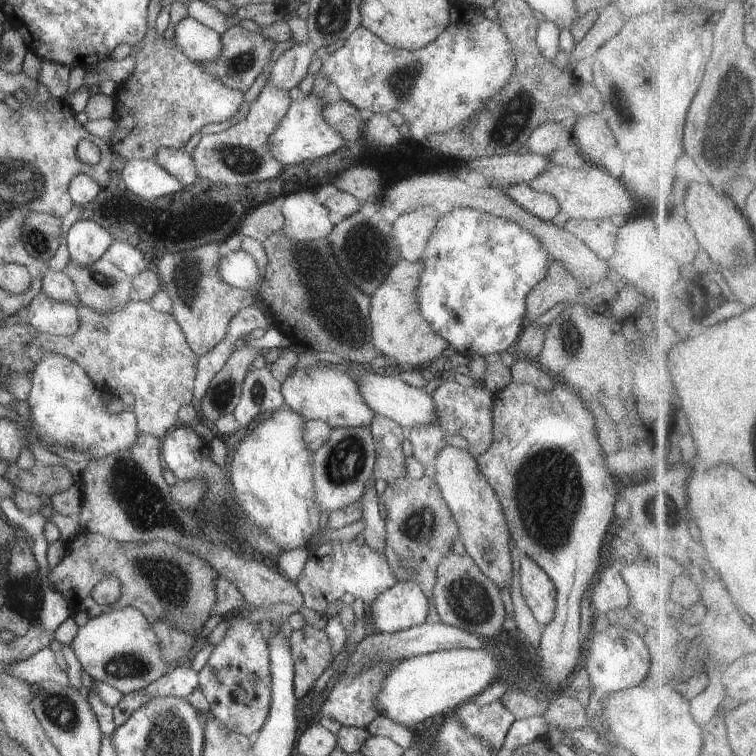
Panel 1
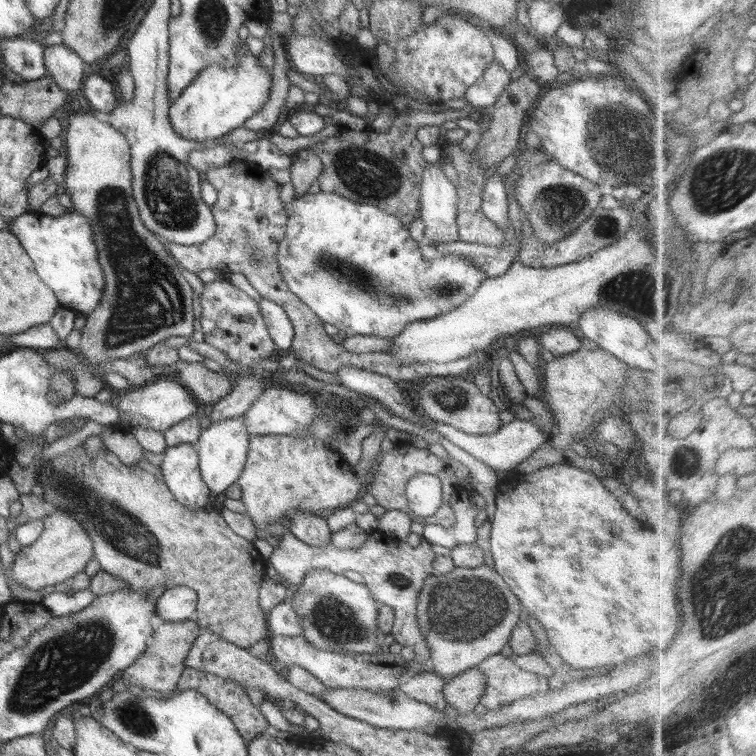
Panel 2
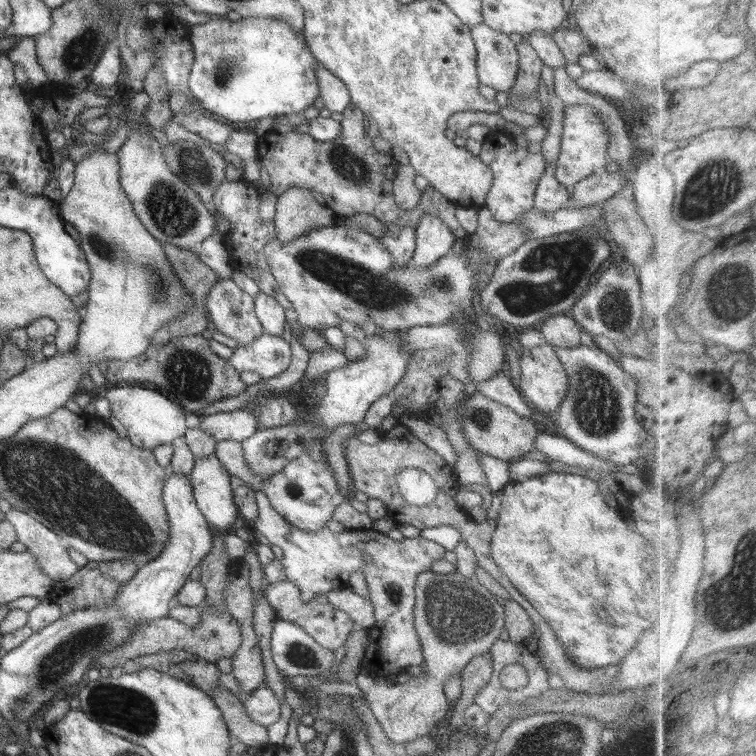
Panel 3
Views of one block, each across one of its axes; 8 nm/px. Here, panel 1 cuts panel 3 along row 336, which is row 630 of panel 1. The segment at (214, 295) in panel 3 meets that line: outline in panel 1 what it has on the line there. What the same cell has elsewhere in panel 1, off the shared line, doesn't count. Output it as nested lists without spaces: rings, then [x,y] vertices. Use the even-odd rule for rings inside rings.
[[[245,604],[241,608],[242,613],[233,618],[234,624],[226,637],[215,646],[209,660],[199,671],[198,687],[208,699],[210,716],[217,718],[228,730],[254,738],[264,726],[271,707],[271,666],[269,644],[263,637],[258,624],[249,622],[248,616],[246,616],[249,610],[250,608]]]

